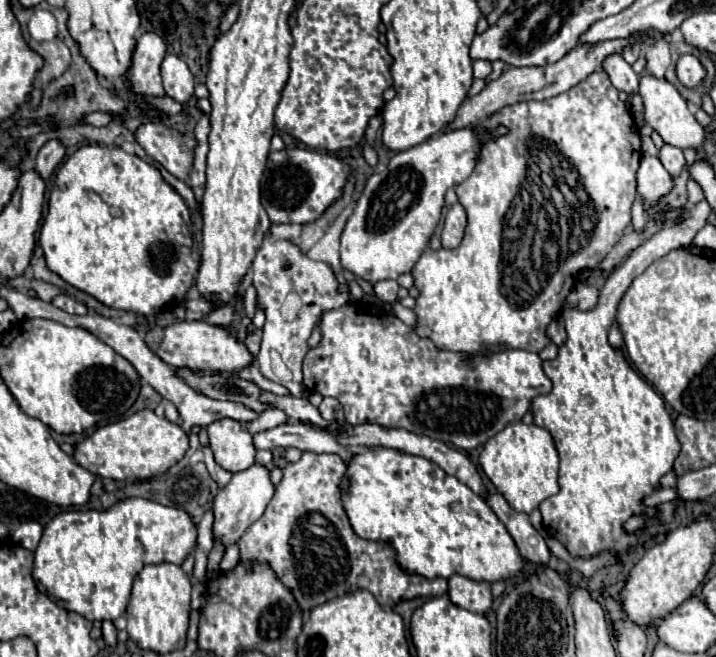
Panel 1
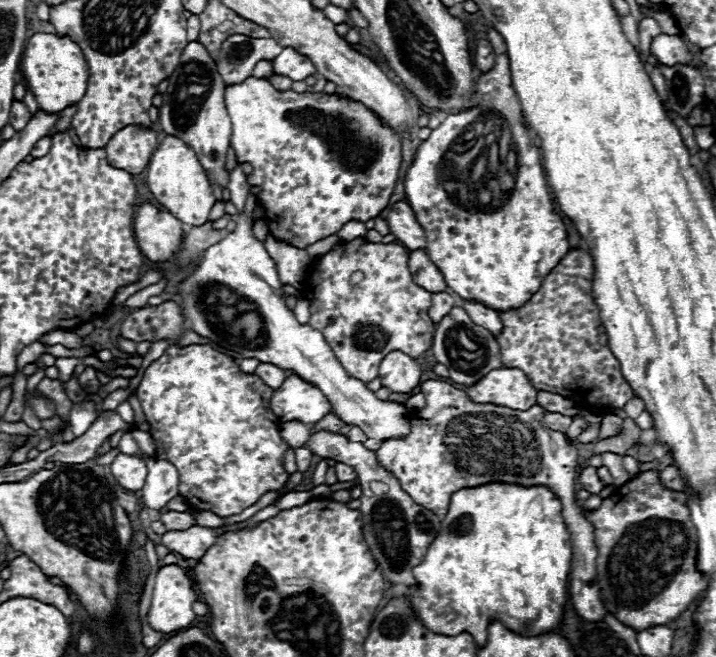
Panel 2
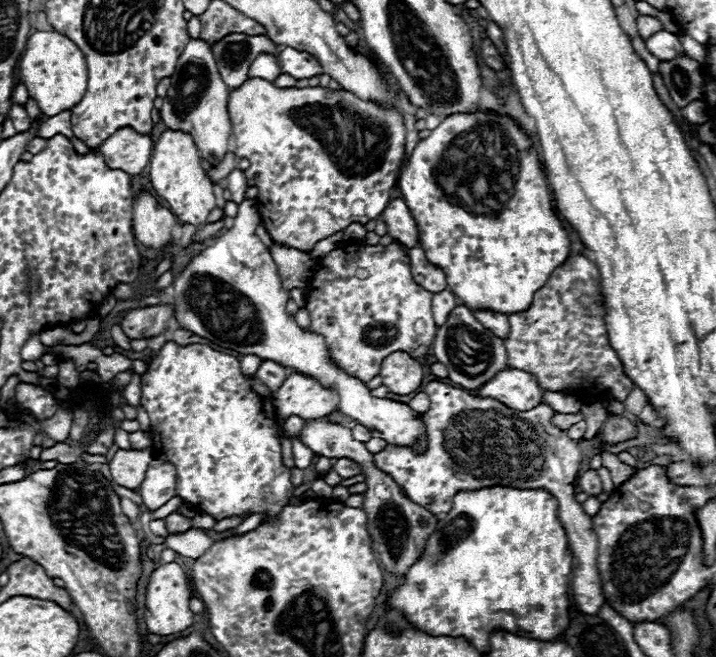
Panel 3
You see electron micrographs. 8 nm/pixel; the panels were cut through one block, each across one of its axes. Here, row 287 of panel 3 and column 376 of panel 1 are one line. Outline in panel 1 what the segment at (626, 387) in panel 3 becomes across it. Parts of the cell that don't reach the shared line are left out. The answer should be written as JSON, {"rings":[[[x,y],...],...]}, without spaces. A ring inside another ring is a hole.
{"rings":[[[304,452],[302,458],[294,464],[284,466],[282,482],[276,486],[274,498],[268,504],[262,518],[258,518],[238,540],[240,546],[240,558],[242,560],[260,560],[268,562],[278,578],[292,590],[294,598],[298,600],[300,608],[312,610],[336,596],[344,596],[354,590],[368,590],[374,594],[380,606],[396,606],[402,600],[410,600],[416,596],[440,596],[448,592],[448,580],[436,578],[428,580],[418,574],[404,572],[396,560],[394,550],[388,544],[362,540],[354,534],[346,512],[340,502],[340,480],[346,474],[346,462],[338,454],[316,454],[316,452]]]}

